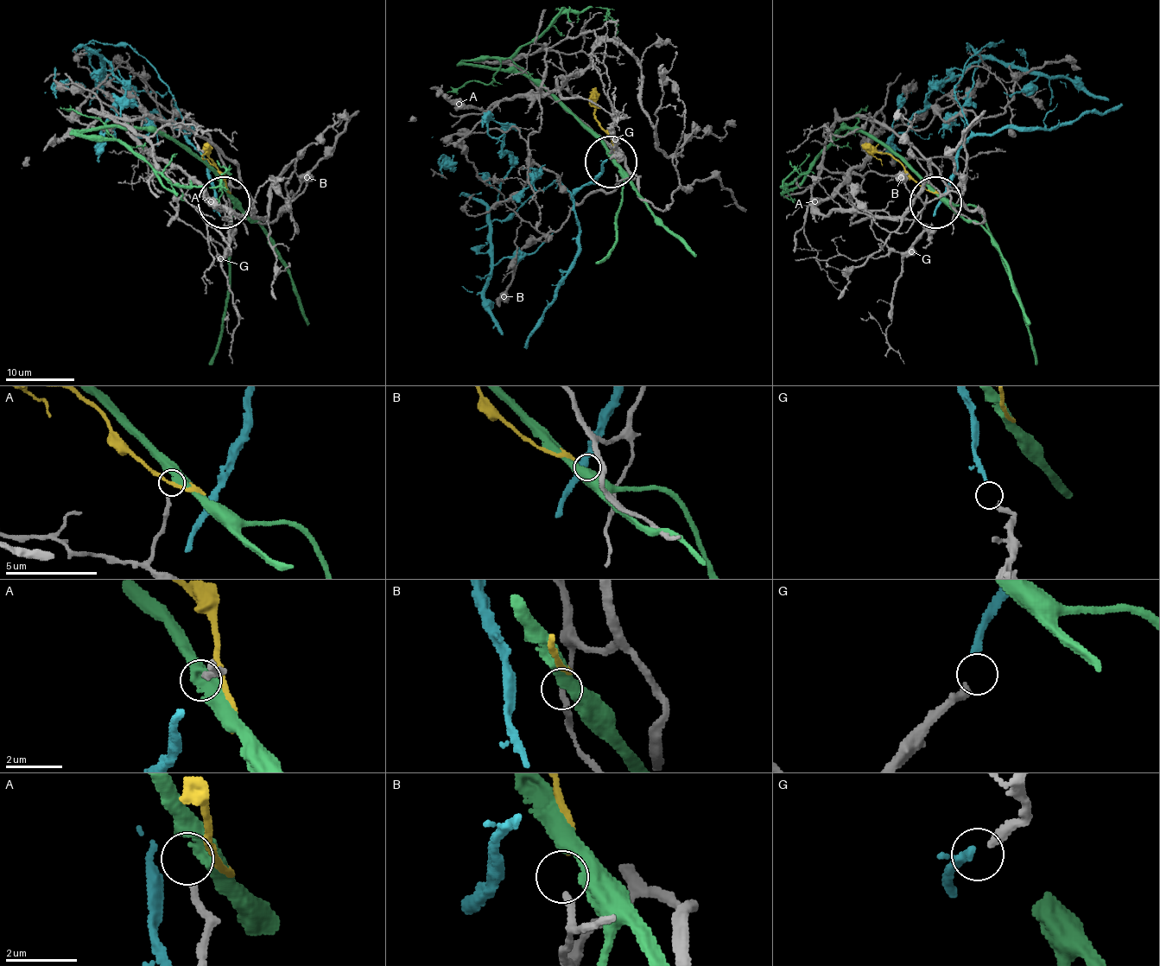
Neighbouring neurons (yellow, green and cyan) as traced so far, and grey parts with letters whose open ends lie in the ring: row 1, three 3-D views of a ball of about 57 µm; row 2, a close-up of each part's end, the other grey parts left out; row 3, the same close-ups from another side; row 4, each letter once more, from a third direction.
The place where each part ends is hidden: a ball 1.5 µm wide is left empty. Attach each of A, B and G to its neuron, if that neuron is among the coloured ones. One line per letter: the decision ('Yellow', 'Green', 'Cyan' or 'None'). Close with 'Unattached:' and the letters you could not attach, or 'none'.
A: None
B: Yellow
G: Cyan
Unattached: A

